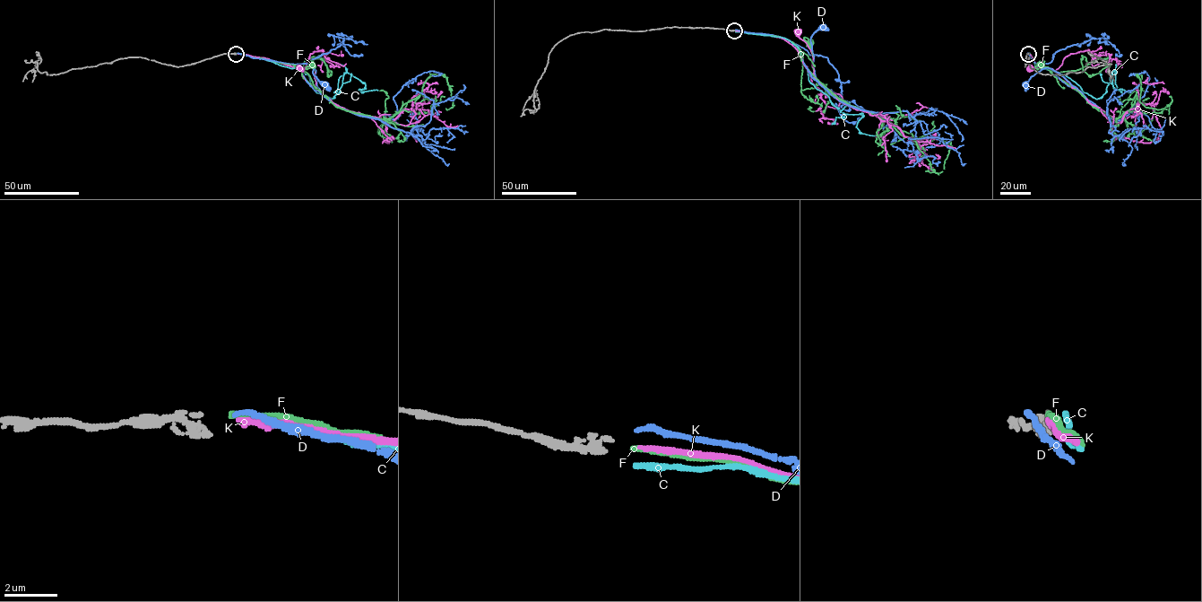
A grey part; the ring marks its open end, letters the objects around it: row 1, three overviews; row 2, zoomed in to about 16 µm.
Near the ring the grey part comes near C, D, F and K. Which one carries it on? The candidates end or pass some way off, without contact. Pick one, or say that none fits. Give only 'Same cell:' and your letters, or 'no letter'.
Same cell: K

